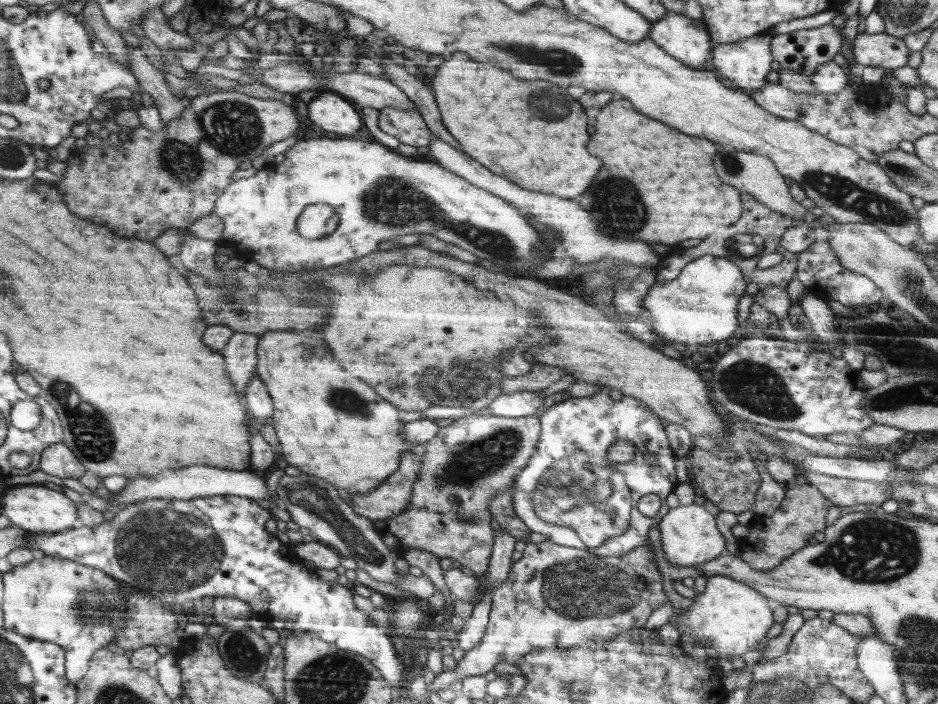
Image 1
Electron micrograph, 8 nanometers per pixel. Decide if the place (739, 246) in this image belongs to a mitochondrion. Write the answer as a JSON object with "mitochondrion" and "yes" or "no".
{"mitochondrion":"yes"}

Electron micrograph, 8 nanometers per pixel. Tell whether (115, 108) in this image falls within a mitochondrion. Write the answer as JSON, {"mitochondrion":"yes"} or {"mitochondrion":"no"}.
{"mitochondrion":"no"}

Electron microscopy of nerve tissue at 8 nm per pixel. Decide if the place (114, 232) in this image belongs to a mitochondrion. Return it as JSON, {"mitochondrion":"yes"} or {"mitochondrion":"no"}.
{"mitochondrion":"no"}

